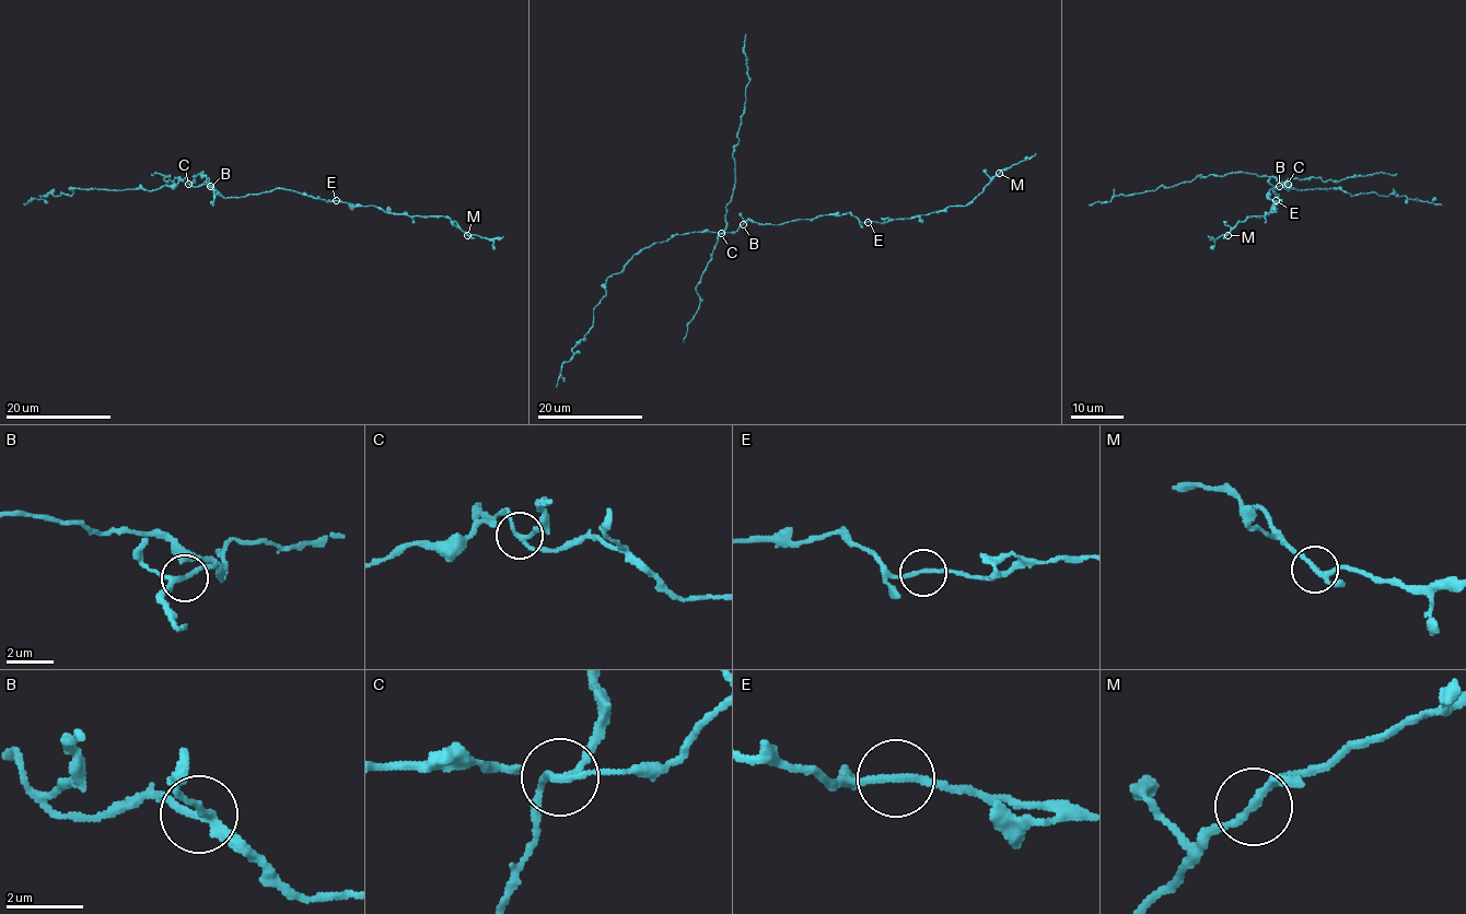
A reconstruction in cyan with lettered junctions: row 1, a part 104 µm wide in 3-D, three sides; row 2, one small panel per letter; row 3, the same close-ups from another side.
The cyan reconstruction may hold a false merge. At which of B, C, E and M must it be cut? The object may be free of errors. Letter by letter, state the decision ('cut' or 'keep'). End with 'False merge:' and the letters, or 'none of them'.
B: keep
C: cut
E: keep
M: keep
False merge: C

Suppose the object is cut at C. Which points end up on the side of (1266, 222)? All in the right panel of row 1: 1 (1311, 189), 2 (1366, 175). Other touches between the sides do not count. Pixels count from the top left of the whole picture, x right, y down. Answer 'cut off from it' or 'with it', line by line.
1: with it
2: cut off from it

